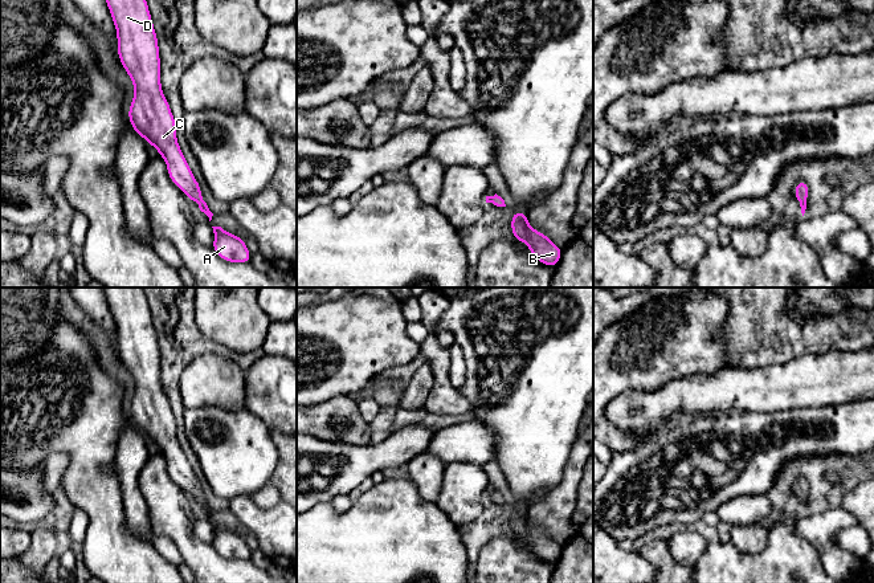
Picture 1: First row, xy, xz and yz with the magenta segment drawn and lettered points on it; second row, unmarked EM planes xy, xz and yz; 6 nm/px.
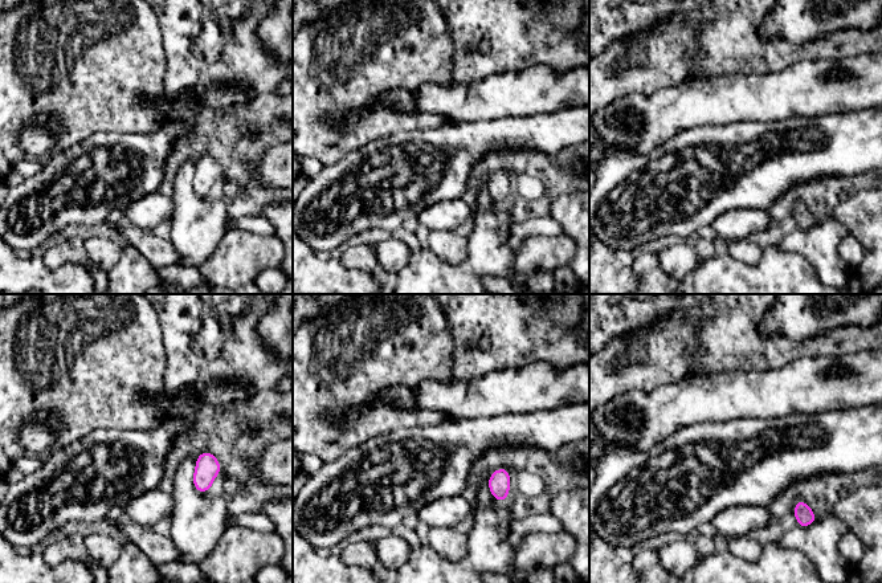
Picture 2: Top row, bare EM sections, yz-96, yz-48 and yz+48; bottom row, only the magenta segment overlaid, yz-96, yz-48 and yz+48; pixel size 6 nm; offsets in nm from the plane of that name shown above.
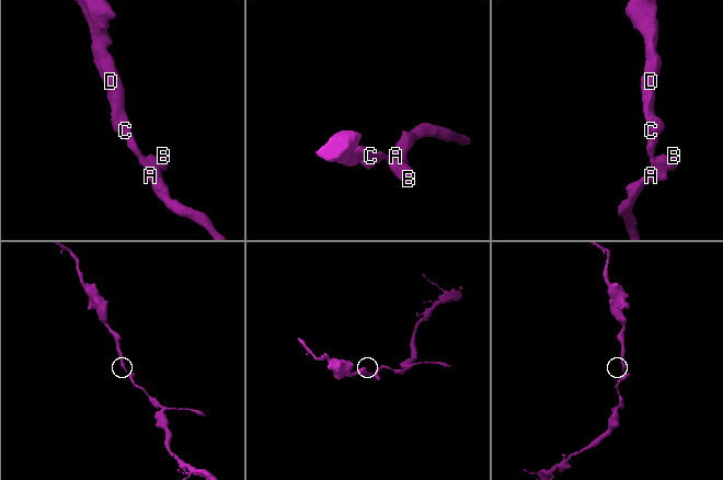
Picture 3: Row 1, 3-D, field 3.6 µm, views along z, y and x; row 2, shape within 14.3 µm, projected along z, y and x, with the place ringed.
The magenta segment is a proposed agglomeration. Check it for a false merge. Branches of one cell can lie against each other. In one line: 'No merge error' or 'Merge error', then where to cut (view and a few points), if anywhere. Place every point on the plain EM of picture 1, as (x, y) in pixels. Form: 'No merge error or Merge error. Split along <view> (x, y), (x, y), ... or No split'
No merge error. No split

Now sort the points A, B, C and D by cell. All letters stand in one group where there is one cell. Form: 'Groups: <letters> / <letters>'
Groups: A B C D

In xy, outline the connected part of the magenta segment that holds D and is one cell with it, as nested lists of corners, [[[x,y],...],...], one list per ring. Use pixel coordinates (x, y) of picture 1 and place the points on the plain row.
[[[102,288],[111,307],[113,318],[117,323],[118,352],[127,371],[134,379],[135,391],[127,412],[131,424],[143,433],[147,440],[156,444],[168,464],[170,476],[185,490],[189,497],[195,497],[209,518],[213,510],[201,494],[201,486],[196,478],[176,437],[176,420],[170,401],[163,392],[160,383],[160,356],[158,334],[152,322],[151,311],[143,288]]]

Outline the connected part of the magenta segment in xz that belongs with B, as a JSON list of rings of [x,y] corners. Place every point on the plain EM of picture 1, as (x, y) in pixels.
[[[516,507],[511,514],[511,526],[516,538],[526,538],[534,555],[547,563],[555,564],[561,554],[563,546],[554,542],[550,535],[534,527],[527,517],[526,510]]]

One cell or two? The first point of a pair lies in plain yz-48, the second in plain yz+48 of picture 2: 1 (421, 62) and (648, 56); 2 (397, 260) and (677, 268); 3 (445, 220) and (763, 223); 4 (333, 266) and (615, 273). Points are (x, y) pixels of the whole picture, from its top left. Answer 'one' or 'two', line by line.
1: one
2: one
3: one
4: one

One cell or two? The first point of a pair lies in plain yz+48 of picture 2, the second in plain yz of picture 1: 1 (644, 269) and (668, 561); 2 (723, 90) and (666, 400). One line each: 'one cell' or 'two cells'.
1: one cell
2: one cell

